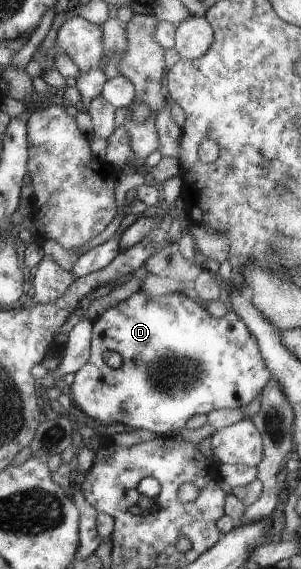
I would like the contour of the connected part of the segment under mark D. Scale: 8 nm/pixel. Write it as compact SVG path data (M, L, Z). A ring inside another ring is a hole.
M138 288L133 289L128 299L107 308L91 323L91 327L90 357L75 373L69 387L71 400L81 411L104 425L123 423L135 430L152 431L160 438L160 435L167 436L182 428L193 415L248 405L272 377L254 336L240 316L227 311L219 318L212 317L202 303L193 301L184 293L152 297ZM104 351L116 351L122 358L120 367L106 366L102 361Z

